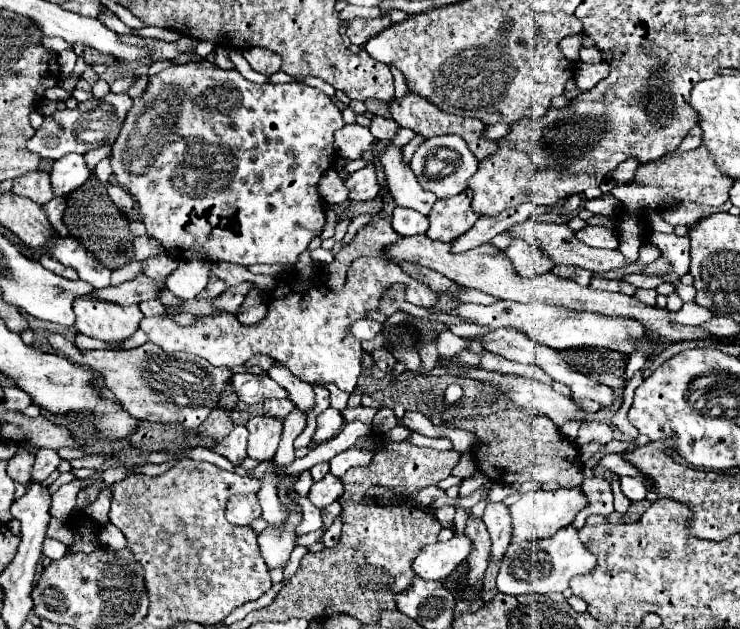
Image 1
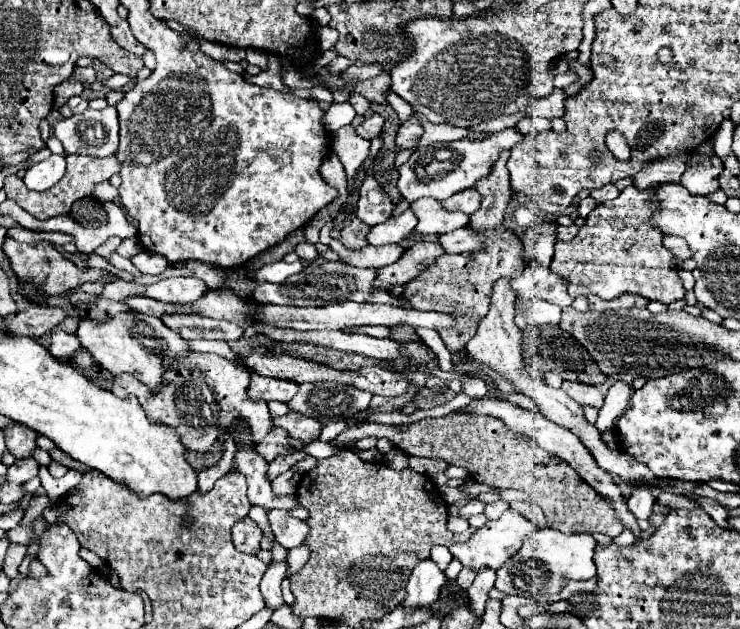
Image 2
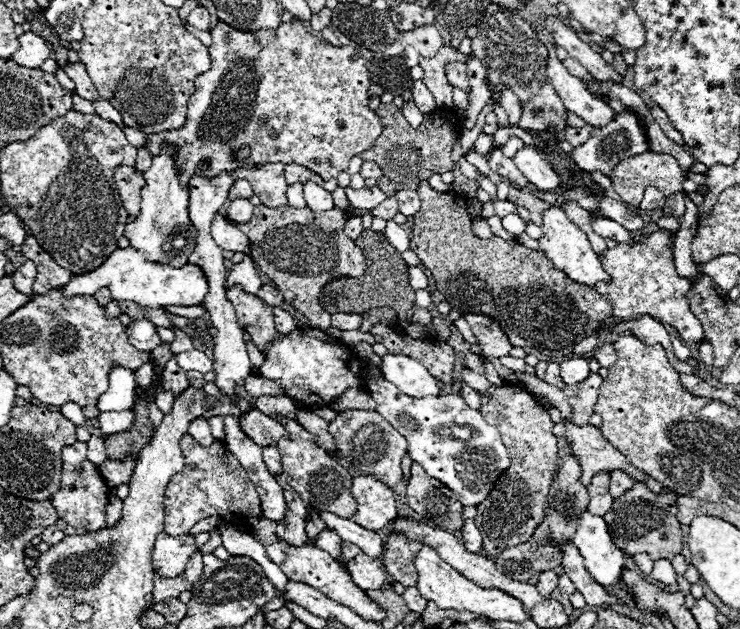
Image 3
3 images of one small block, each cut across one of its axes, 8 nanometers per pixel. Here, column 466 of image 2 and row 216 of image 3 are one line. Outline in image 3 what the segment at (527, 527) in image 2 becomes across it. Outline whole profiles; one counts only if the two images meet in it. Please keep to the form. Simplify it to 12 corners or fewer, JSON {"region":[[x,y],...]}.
{"region":[[560,208],[544,210],[540,250],[570,280],[610,280]]}

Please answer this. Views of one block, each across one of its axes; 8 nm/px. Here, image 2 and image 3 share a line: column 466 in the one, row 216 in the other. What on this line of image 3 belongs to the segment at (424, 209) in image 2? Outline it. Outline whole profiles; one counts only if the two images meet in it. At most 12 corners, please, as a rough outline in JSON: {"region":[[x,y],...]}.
{"region":[[218,212],[212,236],[222,250],[246,252],[250,240]]}

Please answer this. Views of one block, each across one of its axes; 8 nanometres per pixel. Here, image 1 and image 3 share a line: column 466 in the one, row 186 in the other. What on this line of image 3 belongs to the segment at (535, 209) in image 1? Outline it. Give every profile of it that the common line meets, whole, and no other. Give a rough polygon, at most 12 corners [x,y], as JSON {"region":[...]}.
{"region":[[236,180],[228,200],[250,198],[254,192],[246,180]]}

